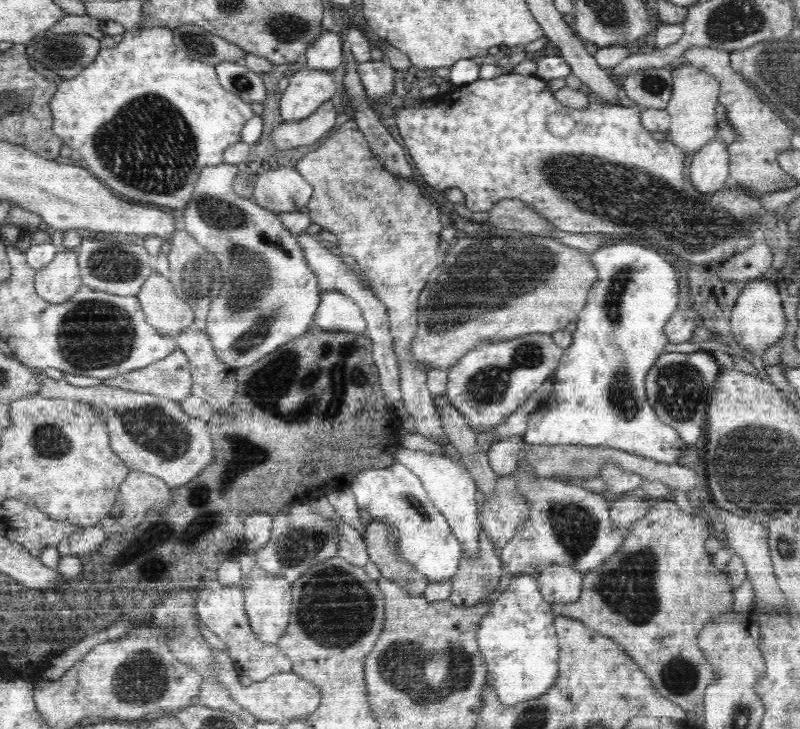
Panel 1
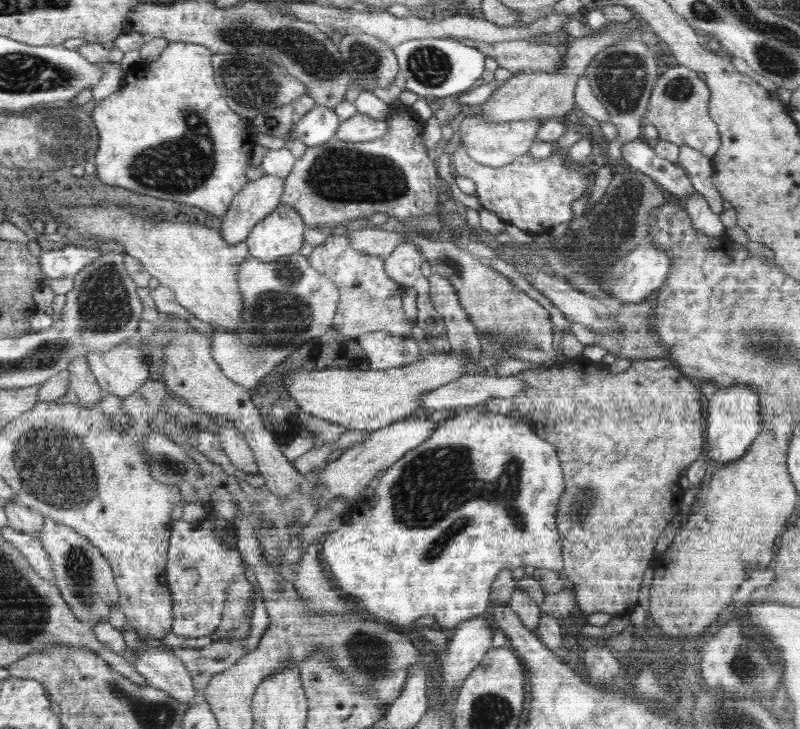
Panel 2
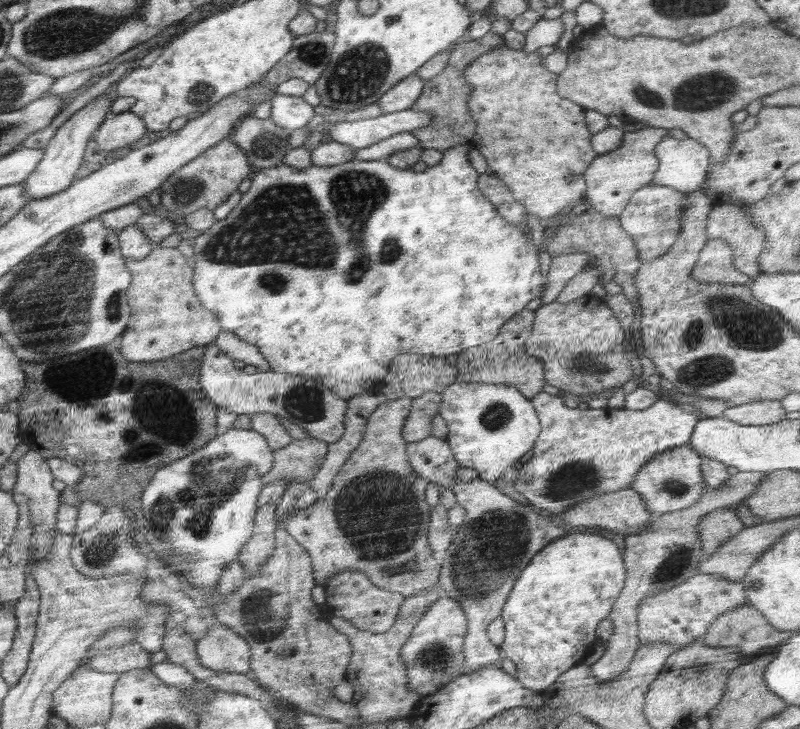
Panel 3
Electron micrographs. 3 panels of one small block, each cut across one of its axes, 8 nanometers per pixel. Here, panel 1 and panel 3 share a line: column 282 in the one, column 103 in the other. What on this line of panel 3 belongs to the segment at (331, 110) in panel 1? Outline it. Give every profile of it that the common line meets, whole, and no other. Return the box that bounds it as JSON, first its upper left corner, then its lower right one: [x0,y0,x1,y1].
[94,111,148,151]

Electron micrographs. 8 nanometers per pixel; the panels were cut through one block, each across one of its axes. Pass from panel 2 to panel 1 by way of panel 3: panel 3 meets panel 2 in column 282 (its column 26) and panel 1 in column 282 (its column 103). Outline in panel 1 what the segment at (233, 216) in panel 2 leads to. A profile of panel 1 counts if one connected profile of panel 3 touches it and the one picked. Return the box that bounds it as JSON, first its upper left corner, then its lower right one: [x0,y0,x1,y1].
[280,69,336,123]

